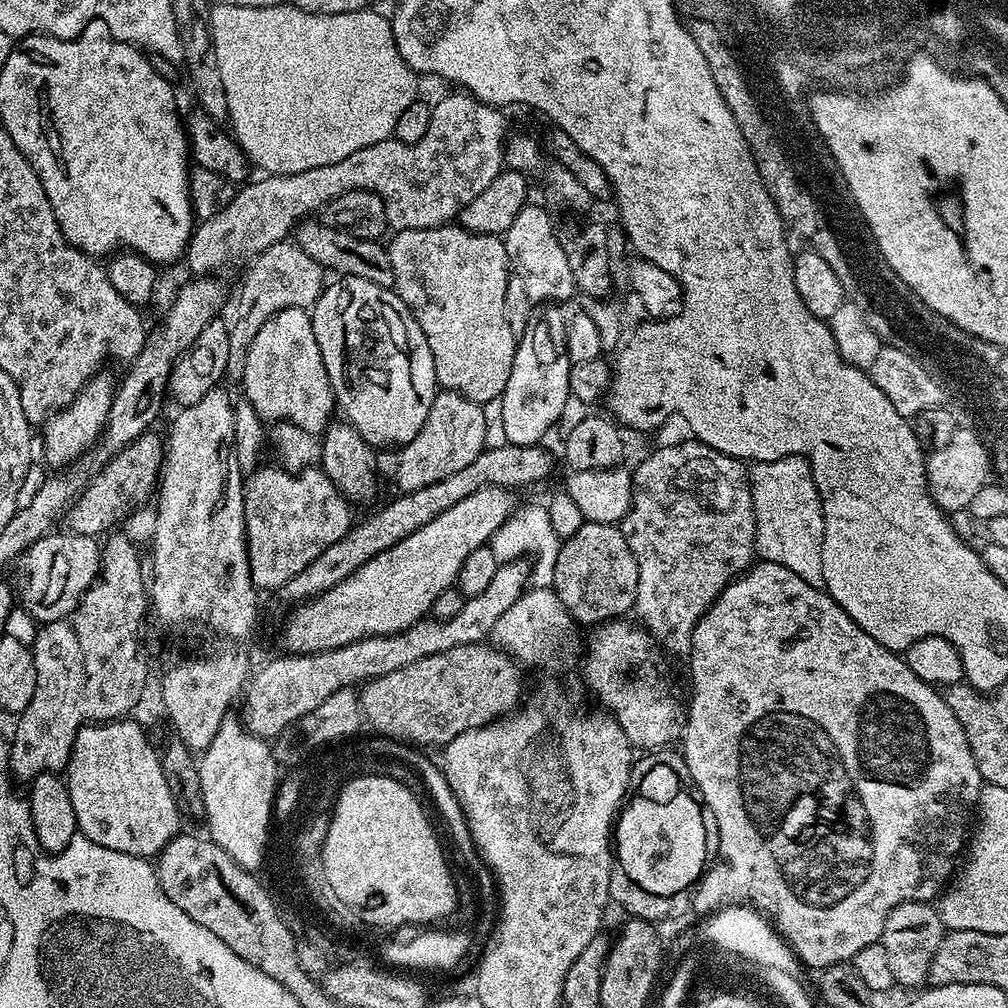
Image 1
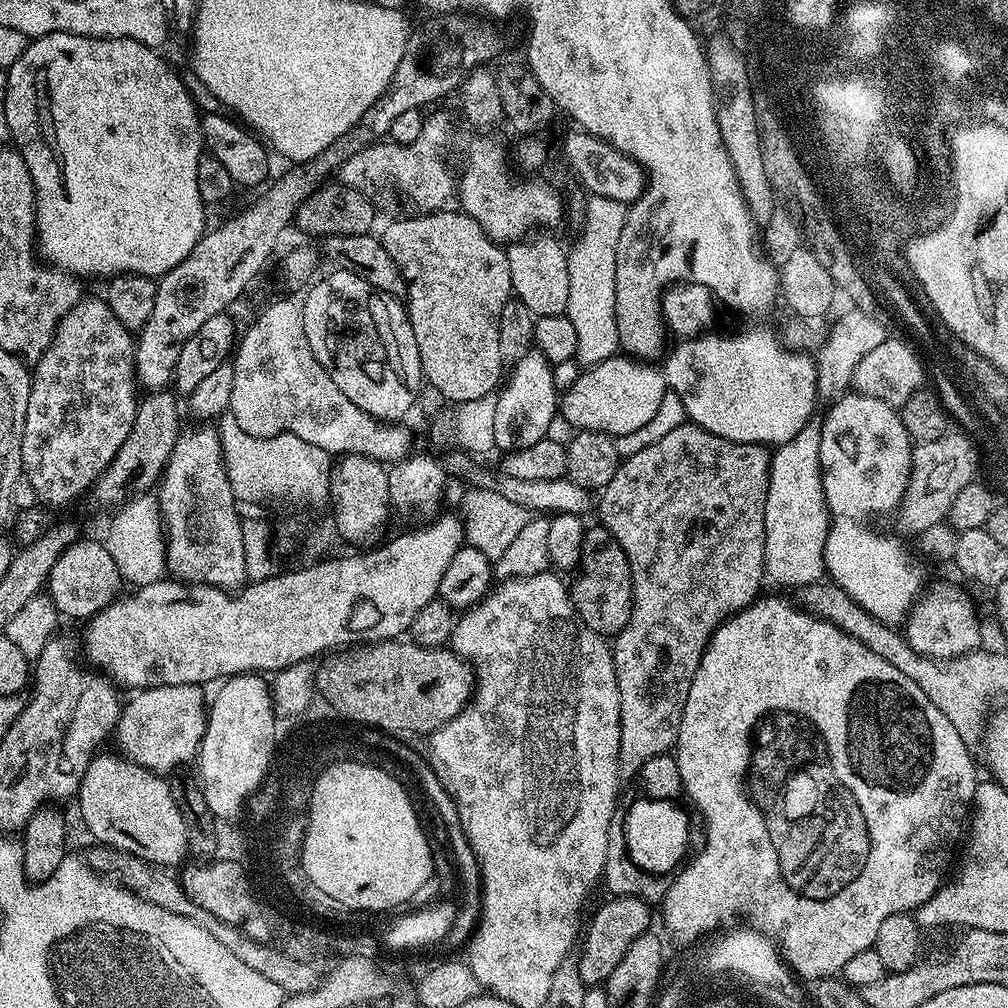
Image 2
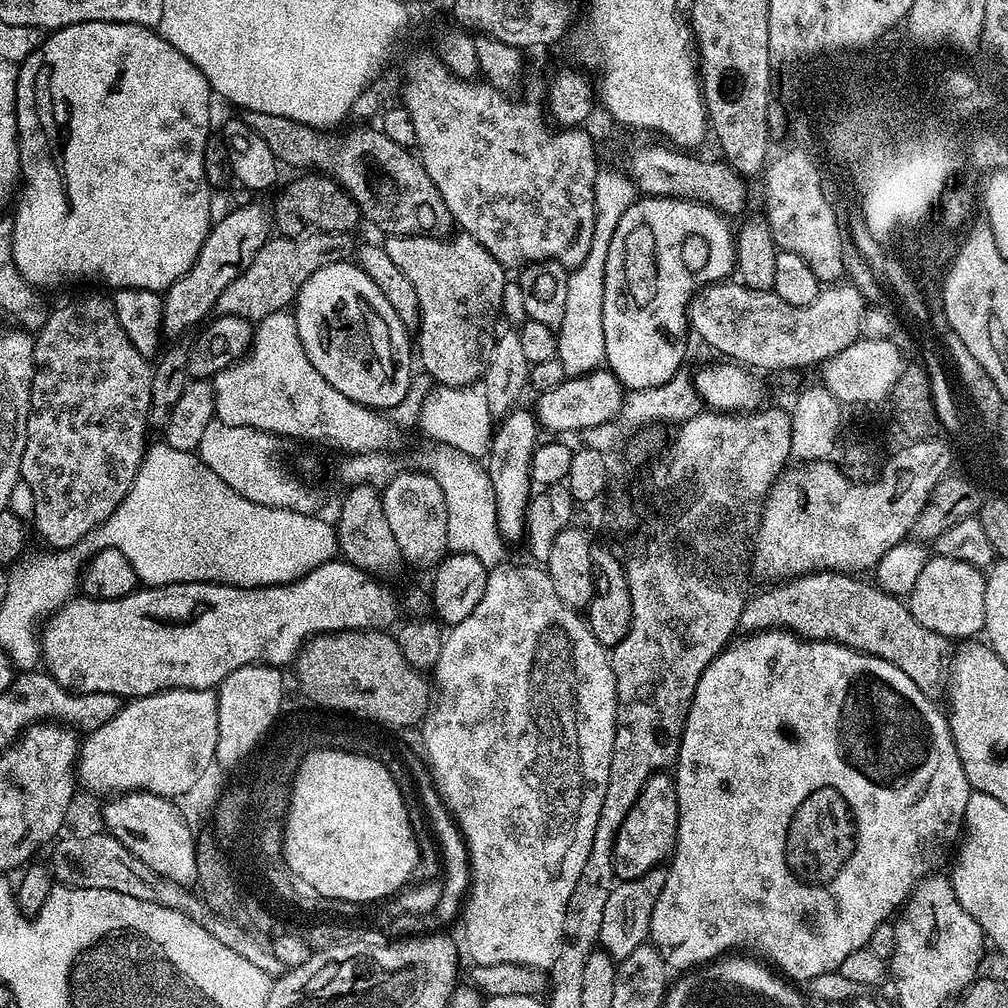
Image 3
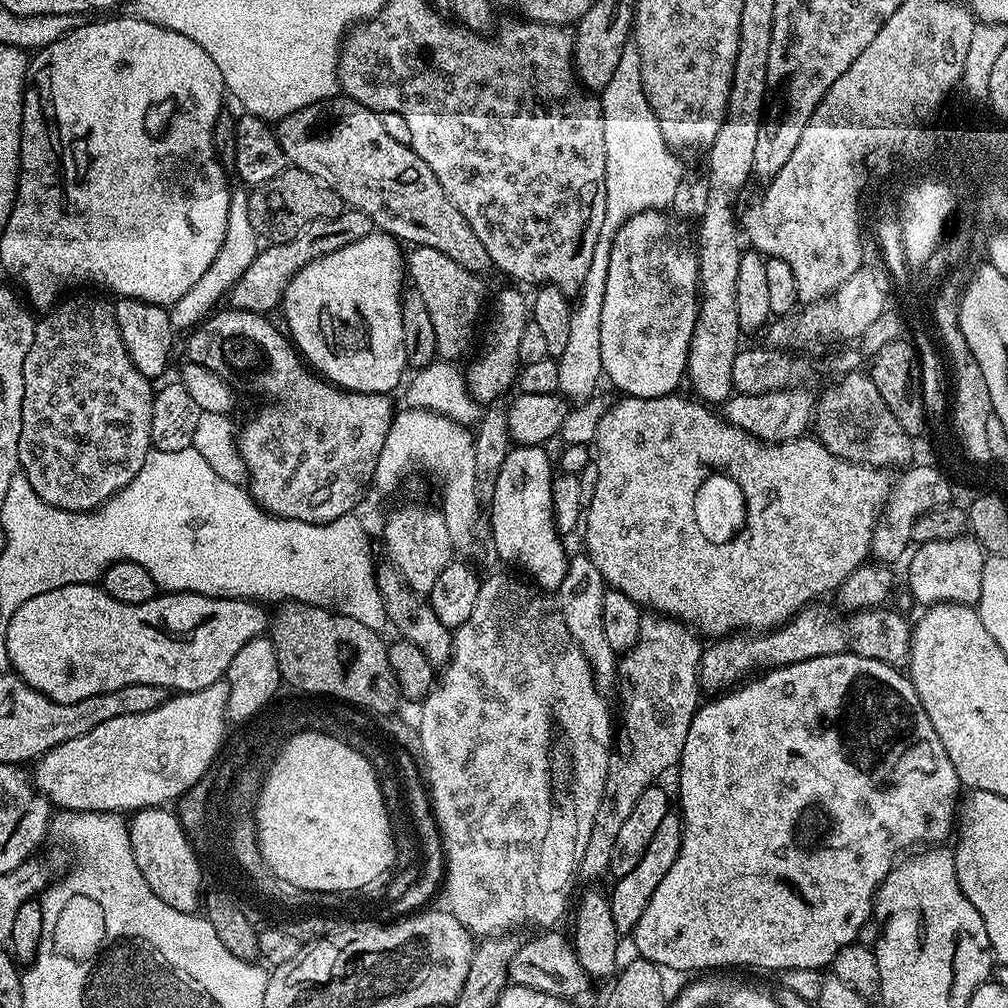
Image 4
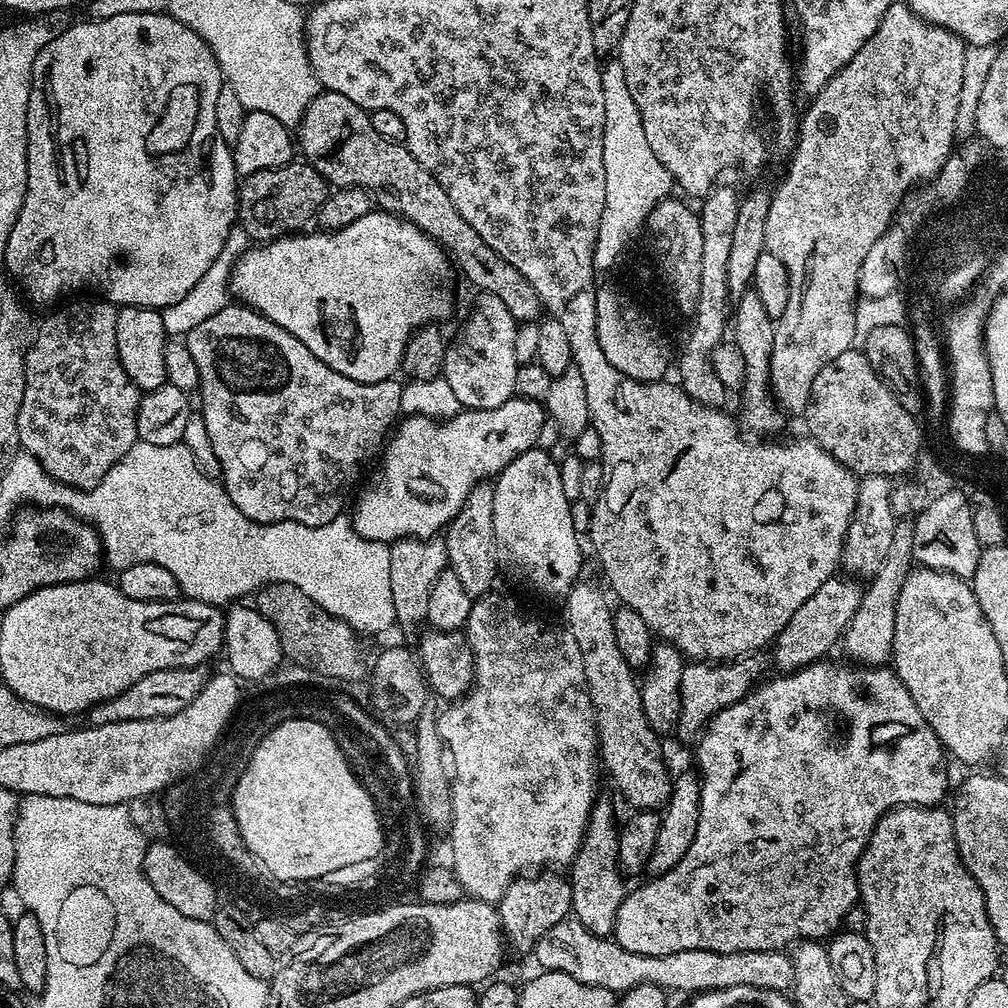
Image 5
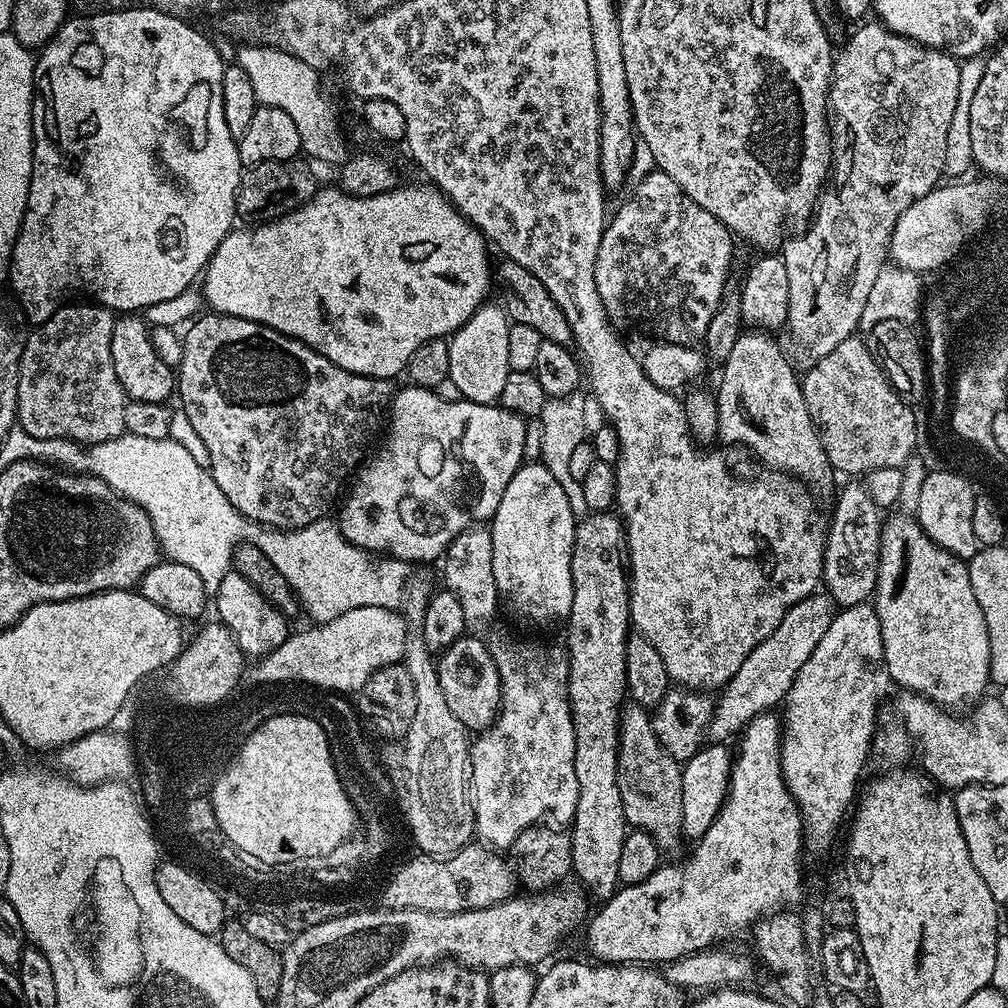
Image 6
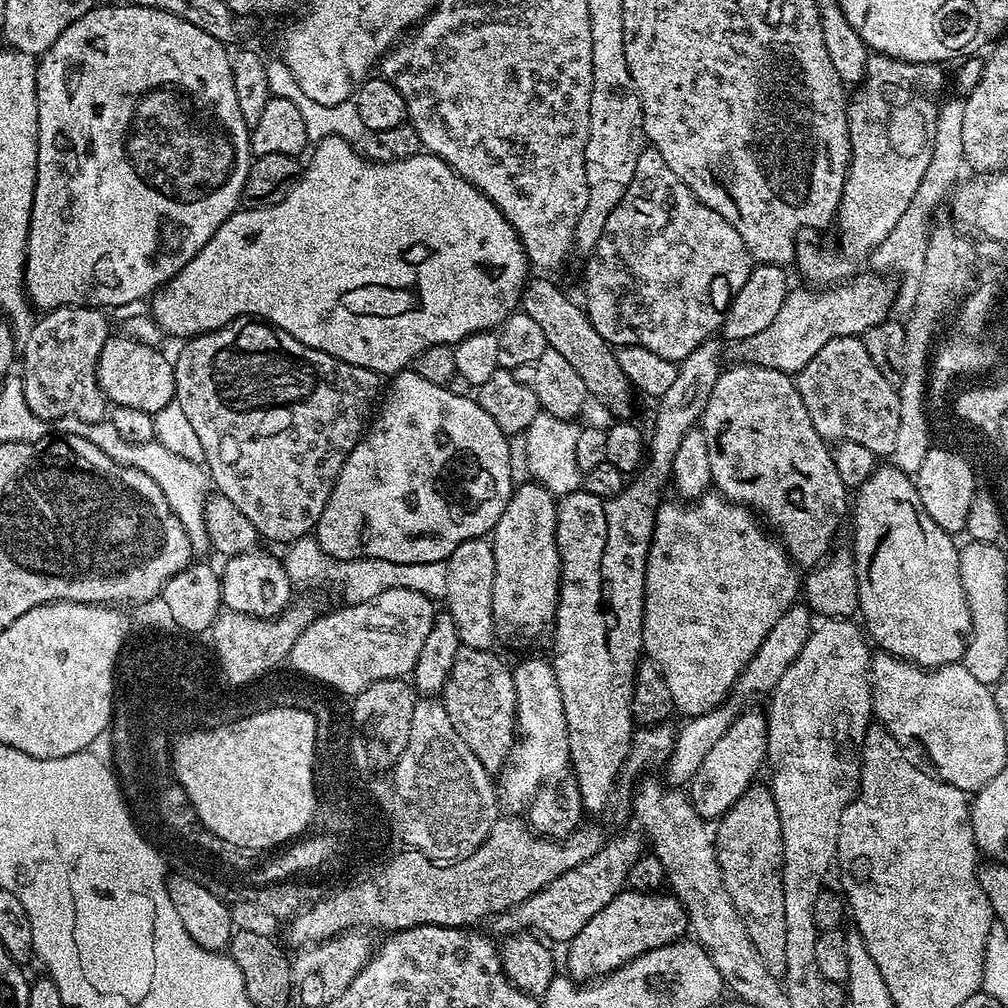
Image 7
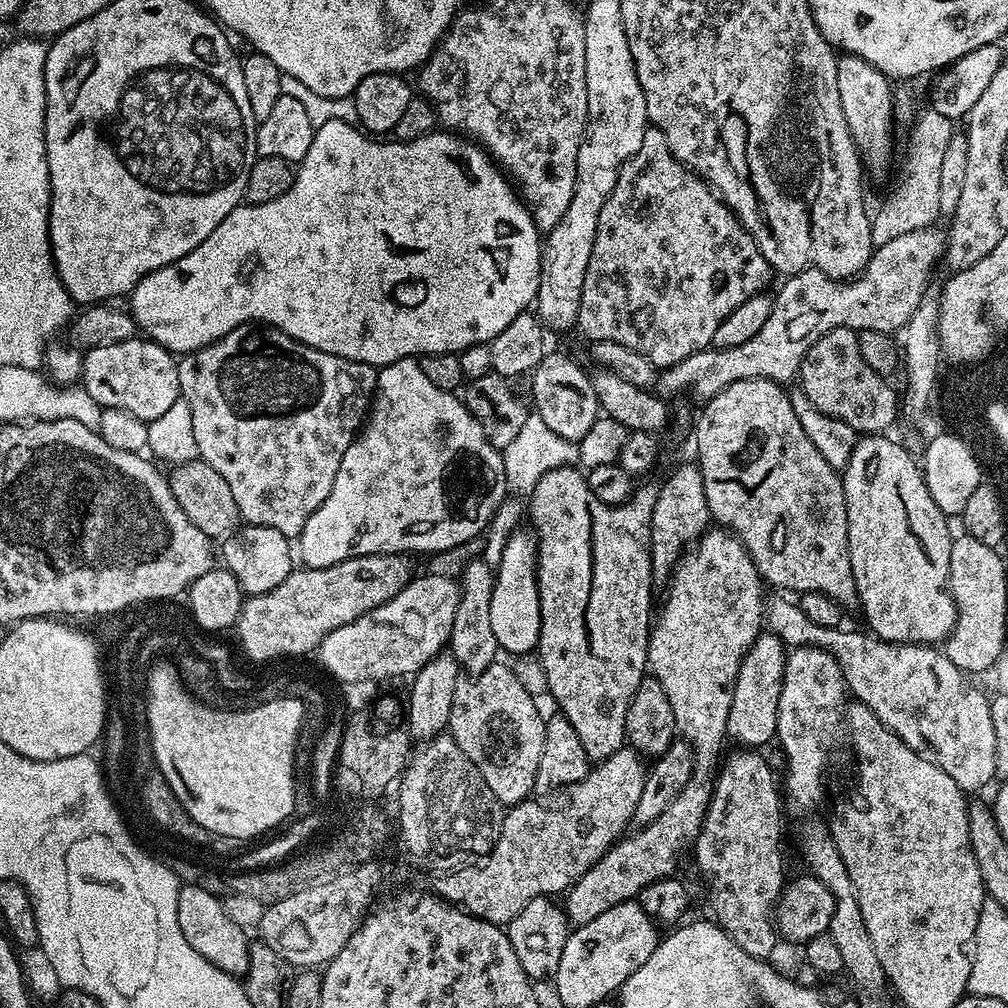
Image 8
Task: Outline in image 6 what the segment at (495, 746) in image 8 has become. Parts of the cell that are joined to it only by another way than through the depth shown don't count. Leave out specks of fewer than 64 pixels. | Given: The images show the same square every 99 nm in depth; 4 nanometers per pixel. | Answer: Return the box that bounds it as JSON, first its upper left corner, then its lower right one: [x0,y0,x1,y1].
[436,634,500,730]

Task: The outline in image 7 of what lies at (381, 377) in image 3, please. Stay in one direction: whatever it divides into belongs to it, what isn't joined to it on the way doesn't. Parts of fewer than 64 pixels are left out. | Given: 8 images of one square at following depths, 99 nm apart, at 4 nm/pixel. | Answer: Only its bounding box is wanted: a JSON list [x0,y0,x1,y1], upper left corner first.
[151,136,530,374]

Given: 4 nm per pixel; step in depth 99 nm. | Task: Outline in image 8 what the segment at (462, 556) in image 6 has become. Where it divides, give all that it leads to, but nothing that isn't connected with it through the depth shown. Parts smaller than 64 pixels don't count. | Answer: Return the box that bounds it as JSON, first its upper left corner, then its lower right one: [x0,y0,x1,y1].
[447,558,498,674]

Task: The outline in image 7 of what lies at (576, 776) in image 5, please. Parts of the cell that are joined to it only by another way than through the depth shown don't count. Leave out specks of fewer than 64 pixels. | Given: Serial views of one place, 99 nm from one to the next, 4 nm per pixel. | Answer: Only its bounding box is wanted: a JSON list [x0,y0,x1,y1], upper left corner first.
[498,659,570,806]

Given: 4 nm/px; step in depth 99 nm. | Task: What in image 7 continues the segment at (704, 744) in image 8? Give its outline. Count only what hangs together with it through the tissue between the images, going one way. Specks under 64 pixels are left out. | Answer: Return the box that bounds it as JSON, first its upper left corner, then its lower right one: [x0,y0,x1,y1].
[490,494,802,942]

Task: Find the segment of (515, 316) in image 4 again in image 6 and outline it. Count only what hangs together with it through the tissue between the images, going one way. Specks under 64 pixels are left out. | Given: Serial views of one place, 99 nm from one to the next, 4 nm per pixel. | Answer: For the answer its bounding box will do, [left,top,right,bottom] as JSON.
[448,302,512,404]

